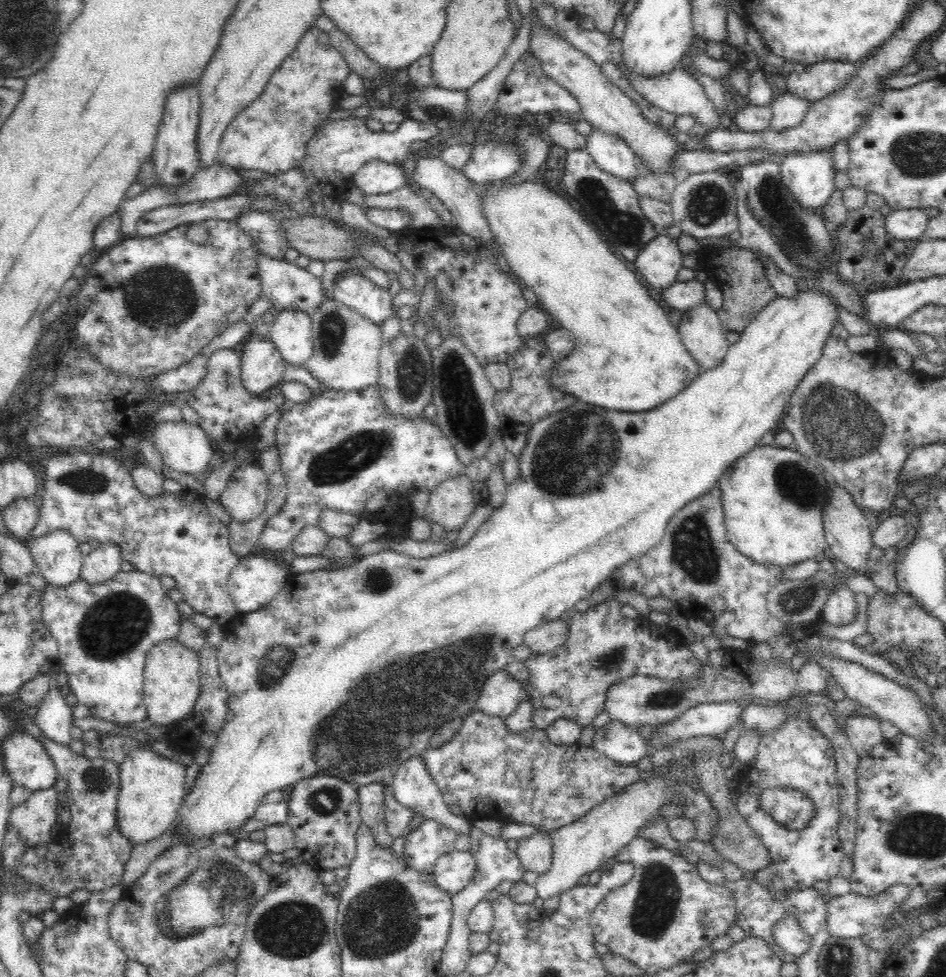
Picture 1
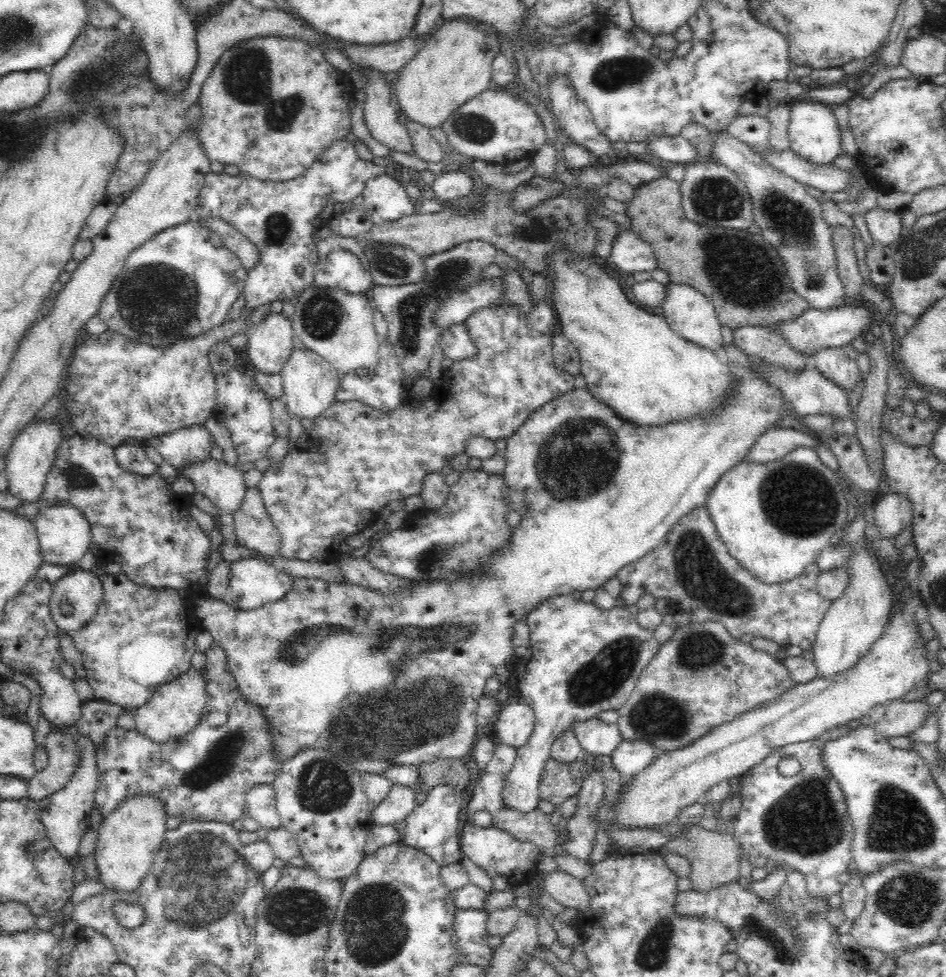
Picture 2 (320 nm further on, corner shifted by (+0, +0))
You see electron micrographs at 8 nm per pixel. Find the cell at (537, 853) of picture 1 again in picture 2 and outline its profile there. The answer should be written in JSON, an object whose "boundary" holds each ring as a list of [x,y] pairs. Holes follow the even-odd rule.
{"boundary":[[[563,870],[543,875],[545,890],[556,902],[565,908],[576,908],[578,912],[589,909],[590,897],[582,880]]]}

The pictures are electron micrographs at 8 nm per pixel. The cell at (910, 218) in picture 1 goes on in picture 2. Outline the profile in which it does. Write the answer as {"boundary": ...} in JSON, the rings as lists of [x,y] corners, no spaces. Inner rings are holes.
{"boundary":[[[876,208],[869,210],[868,212],[863,214],[867,229],[875,244],[888,245],[891,242],[896,242],[896,240],[901,239],[905,228],[902,224],[902,221],[900,221],[900,218],[898,217],[898,212],[899,211],[896,210],[893,211],[888,209]]]}

